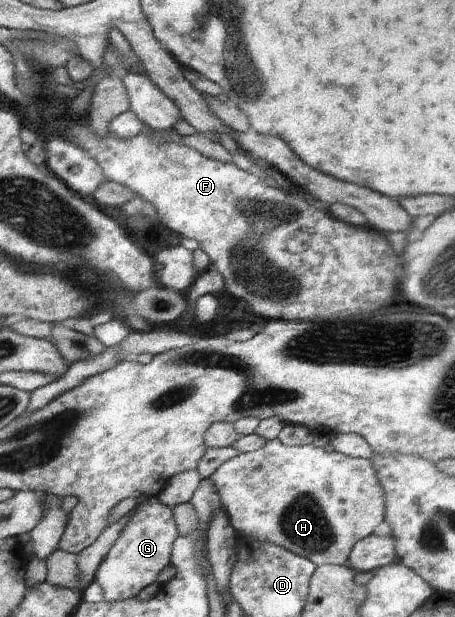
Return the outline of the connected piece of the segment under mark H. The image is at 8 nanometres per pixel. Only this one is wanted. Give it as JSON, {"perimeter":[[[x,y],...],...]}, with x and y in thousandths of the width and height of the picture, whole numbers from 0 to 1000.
{"perimeter":[[[604,710],[589,713],[578,724],[554,733],[532,733],[530,737],[492,749],[459,776],[473,784],[484,806],[486,822],[501,835],[508,851],[516,856],[525,869],[554,872],[565,878],[587,878],[626,888],[648,900],[668,903],[686,909],[695,917],[705,914],[736,914],[738,917],[763,916],[771,888],[791,874],[815,867],[833,853],[846,853],[844,836],[844,799],[835,788],[824,759],[813,744],[778,742],[745,734],[743,731],[716,731],[712,724],[692,718],[666,720],[664,723],[629,723]]]}

